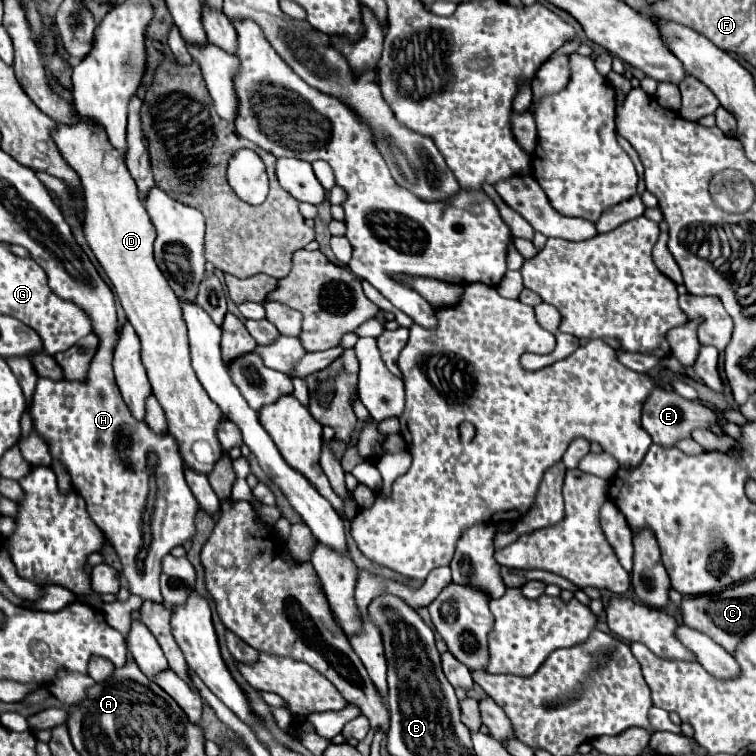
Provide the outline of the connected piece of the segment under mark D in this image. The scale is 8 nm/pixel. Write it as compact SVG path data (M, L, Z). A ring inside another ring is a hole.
M77 118L75 126L67 128L65 124L59 124L53 138L65 162L81 178L87 206L83 226L85 238L113 282L127 320L141 340L141 358L147 368L153 394L167 414L169 434L179 442L183 462L195 472L209 474L221 458L221 444L217 440L221 410L209 400L191 368L181 306L153 260L155 230L137 194L137 186L133 184L121 154L109 146L101 128L93 128L93 124Z

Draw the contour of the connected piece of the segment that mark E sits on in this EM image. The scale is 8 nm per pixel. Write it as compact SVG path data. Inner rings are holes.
M657 386L647 396L647 402L643 404L643 428L649 432L653 442L661 444L661 446L675 446L677 440L689 438L694 429L710 428L714 424L719 425L720 420L717 420L717 414L711 408L703 406L697 400L687 400L687 398L679 396L677 392L665 390L661 386Z

